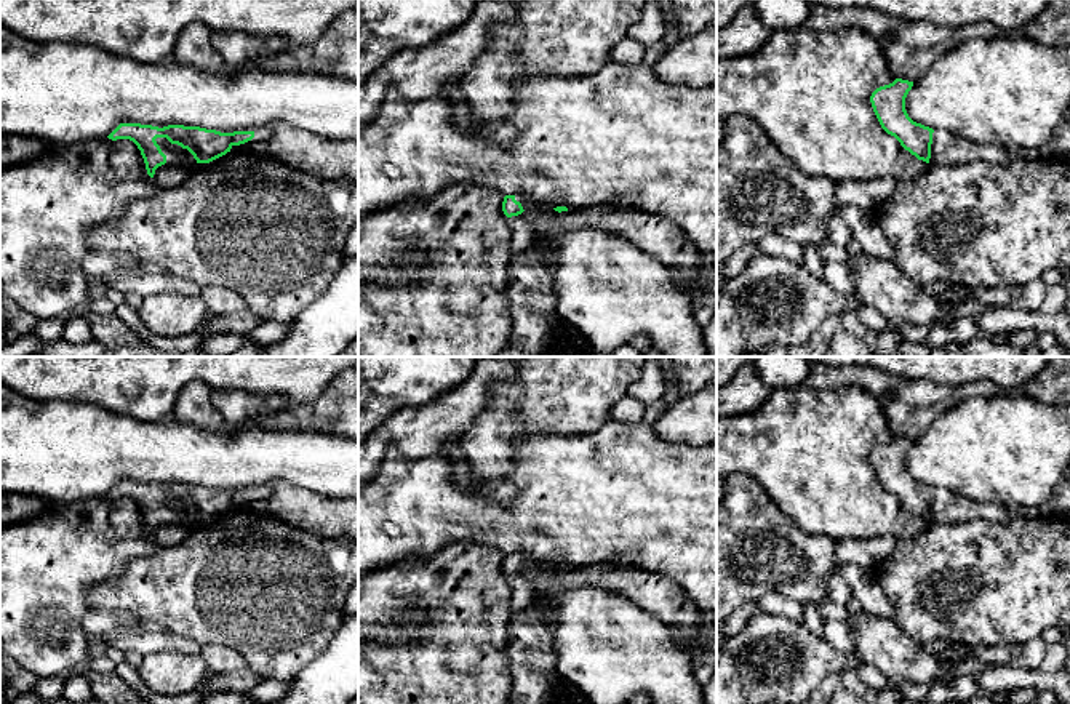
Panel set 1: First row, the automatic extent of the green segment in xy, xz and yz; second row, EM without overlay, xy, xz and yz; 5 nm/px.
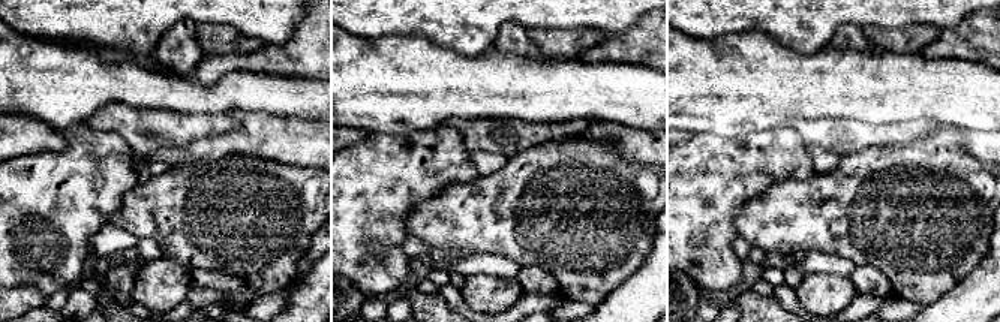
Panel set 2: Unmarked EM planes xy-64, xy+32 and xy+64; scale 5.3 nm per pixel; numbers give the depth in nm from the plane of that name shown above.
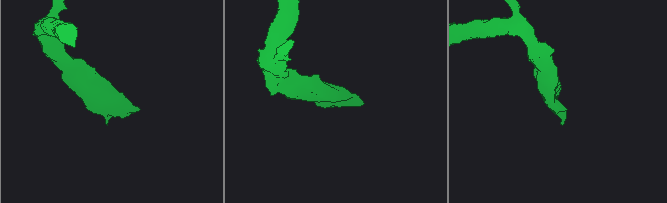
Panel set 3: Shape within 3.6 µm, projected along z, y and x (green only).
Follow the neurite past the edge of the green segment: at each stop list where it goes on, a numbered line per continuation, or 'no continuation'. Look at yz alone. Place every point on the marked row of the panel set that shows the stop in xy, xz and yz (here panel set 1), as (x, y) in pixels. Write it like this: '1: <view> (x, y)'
1: yz (947, 149)

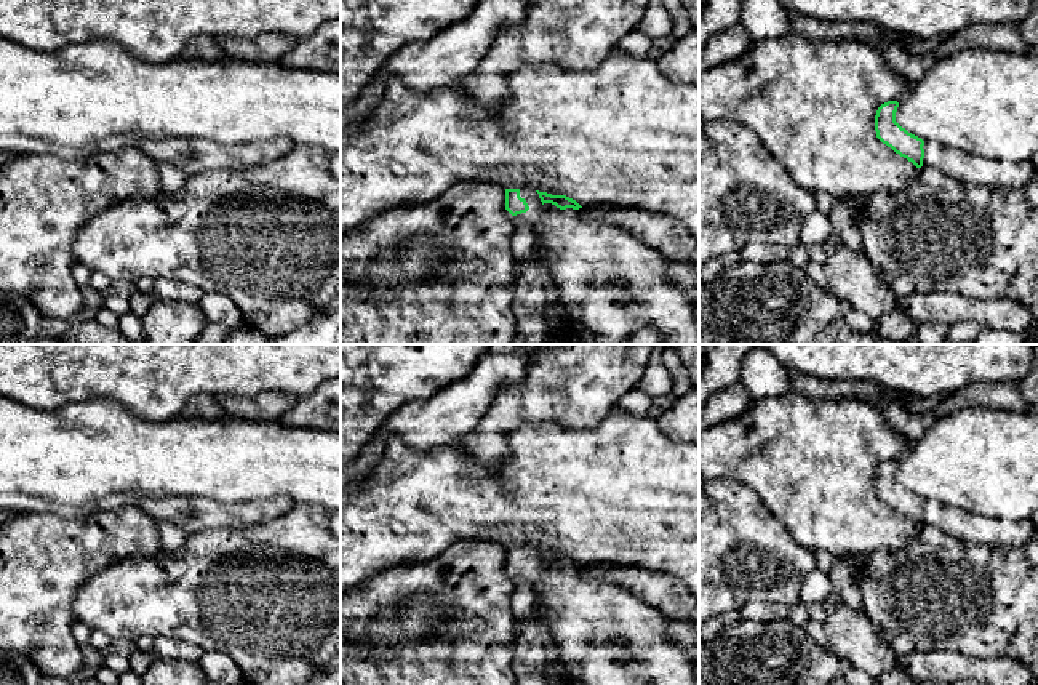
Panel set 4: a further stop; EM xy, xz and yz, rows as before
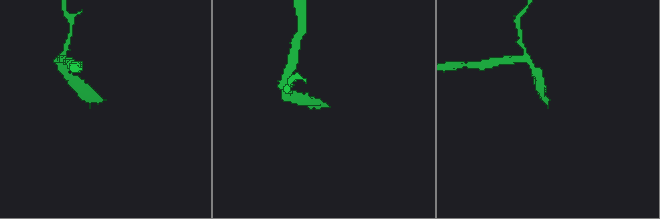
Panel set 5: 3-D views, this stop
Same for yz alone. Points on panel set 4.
1: yz (970, 168)

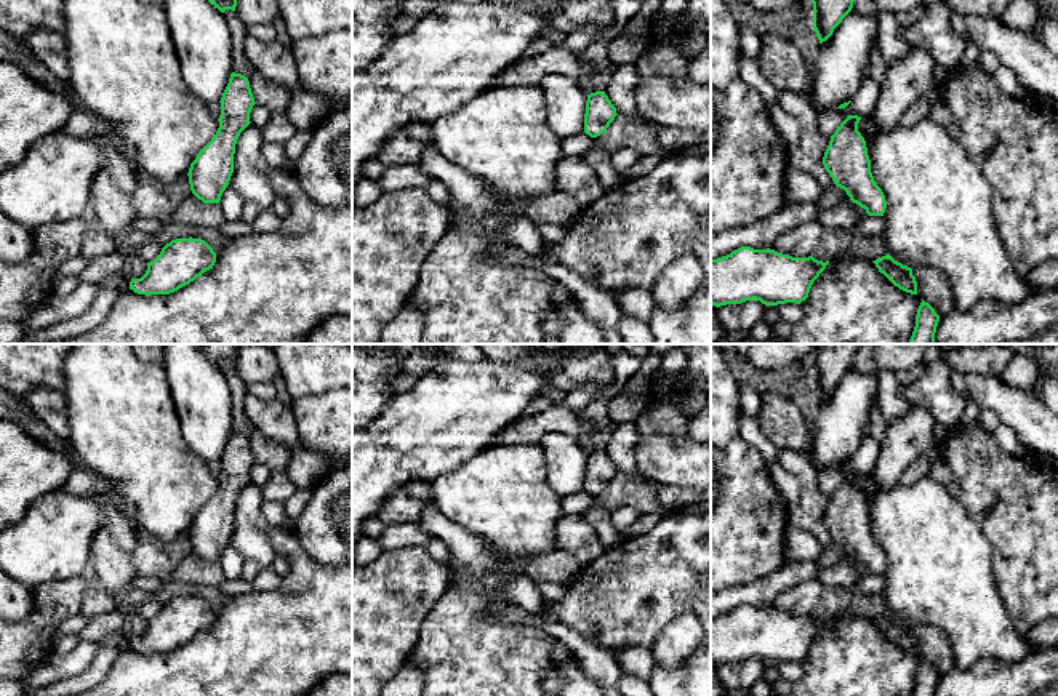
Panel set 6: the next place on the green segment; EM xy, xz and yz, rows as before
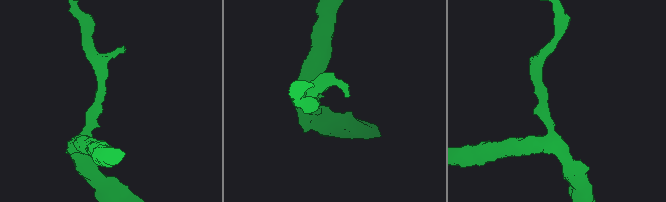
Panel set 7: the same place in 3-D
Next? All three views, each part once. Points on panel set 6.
no continuation

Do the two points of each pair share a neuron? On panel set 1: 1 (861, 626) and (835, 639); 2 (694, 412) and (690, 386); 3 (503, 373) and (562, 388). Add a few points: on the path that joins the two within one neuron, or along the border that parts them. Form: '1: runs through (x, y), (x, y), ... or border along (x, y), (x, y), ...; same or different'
1: border along (846, 624), (854, 652); different
2: border along (699, 388), (682, 397); different
3: border along (515, 373), (507, 380), (493, 381), (485, 399); different

